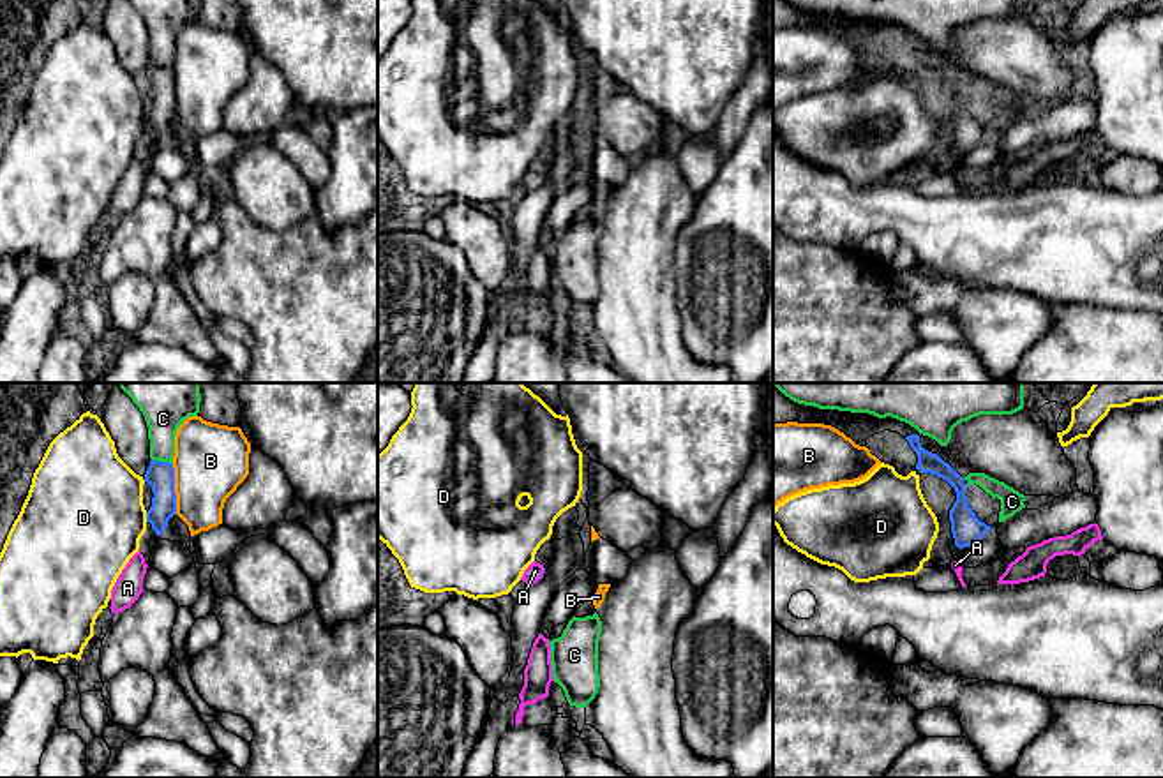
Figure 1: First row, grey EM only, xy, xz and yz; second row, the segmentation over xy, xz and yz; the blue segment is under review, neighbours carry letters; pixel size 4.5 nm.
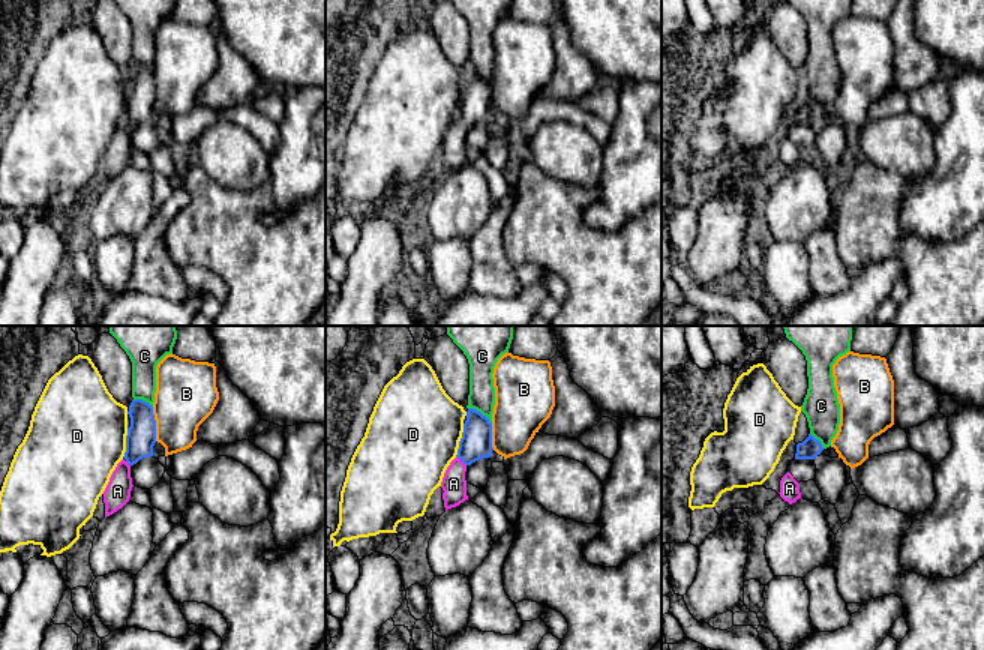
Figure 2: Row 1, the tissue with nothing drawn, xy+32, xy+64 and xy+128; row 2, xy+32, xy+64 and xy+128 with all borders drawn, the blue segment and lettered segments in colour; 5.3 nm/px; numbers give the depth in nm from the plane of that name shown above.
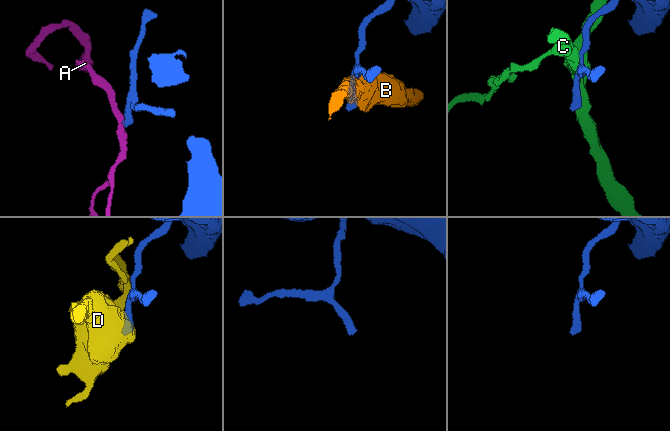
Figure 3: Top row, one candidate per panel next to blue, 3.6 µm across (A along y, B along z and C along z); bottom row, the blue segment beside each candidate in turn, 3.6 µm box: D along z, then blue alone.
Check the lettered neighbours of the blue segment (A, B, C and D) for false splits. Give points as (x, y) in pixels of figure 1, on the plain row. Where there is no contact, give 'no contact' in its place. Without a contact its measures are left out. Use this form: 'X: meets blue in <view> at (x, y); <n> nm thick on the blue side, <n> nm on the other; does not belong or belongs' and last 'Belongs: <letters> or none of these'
A: meets blue in xz at (544, 177); 20 nm thick on the blue side, 80 nm on the other; belongs
B: meets blue in xy at (173, 94); 130 nm thick on the blue side, 340 nm on the other; does not belong
C: meets blue in xy at (163, 67); 130 nm thick on the blue side, 180 nm on the other; does not belong
D: meets blue in xy at (147, 122); 130 nm thick on the blue side, 480 nm on the other; does not belong
Belongs: A

